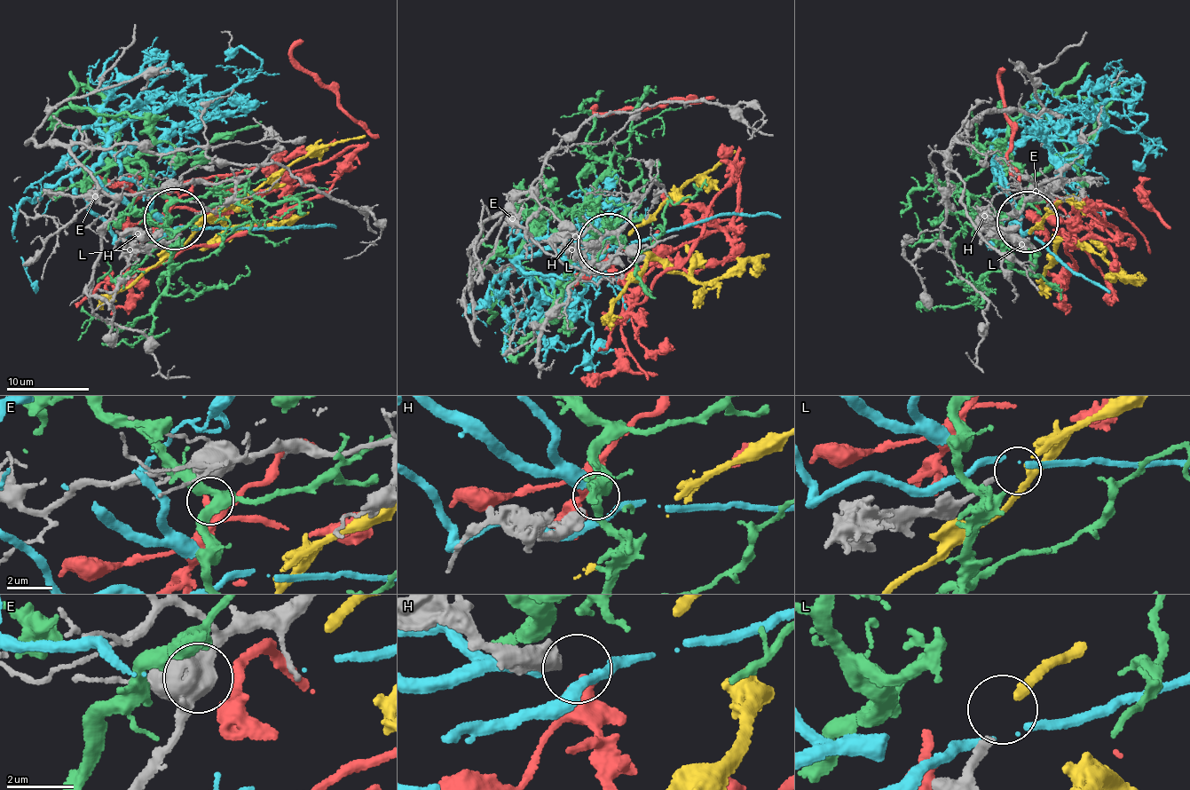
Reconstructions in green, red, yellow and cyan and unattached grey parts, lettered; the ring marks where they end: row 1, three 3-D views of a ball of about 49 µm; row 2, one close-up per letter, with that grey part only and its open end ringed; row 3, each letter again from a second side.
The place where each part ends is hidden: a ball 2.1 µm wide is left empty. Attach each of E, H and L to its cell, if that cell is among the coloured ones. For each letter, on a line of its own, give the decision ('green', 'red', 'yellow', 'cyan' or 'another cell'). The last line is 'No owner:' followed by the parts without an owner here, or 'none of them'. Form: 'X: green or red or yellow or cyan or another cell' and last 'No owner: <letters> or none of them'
E: another cell
H: red
L: yellow
No owner: E

